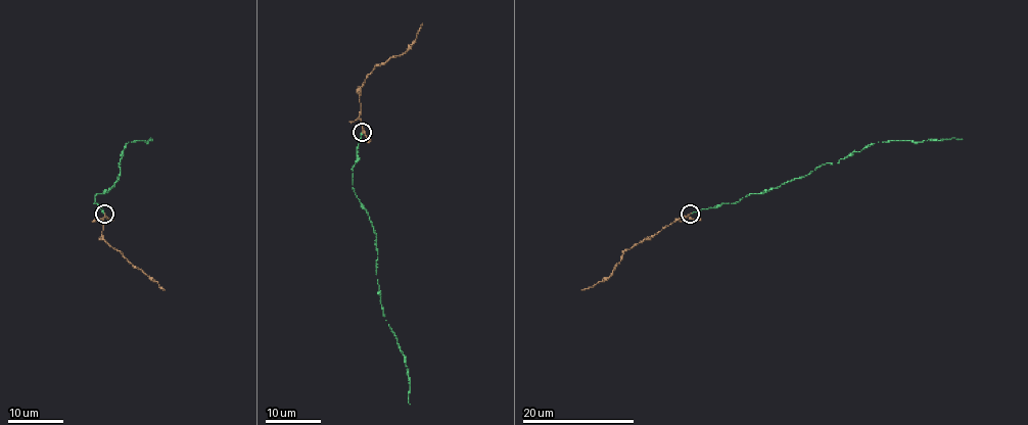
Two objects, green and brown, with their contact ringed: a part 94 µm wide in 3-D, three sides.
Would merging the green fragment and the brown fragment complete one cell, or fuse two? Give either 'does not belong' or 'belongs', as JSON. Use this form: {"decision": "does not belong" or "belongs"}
{"decision": "belongs"}

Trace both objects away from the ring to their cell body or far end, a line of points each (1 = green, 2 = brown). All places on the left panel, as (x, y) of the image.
1: (104, 213), (95, 203), (95, 196), (106, 192), (119, 180), (119, 164), (127, 143), (152, 139)
2: (104, 213), (103, 238), (165, 290)

